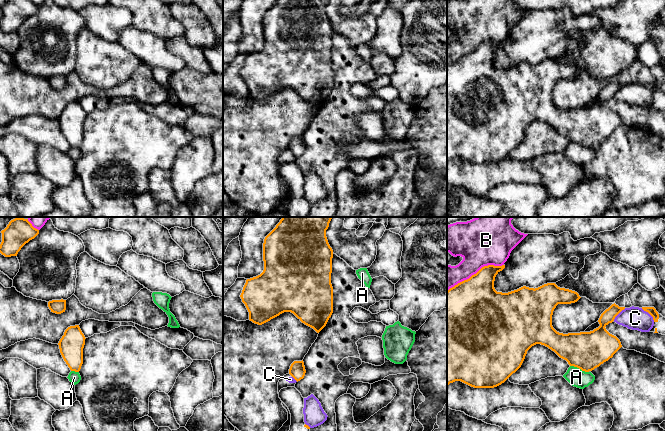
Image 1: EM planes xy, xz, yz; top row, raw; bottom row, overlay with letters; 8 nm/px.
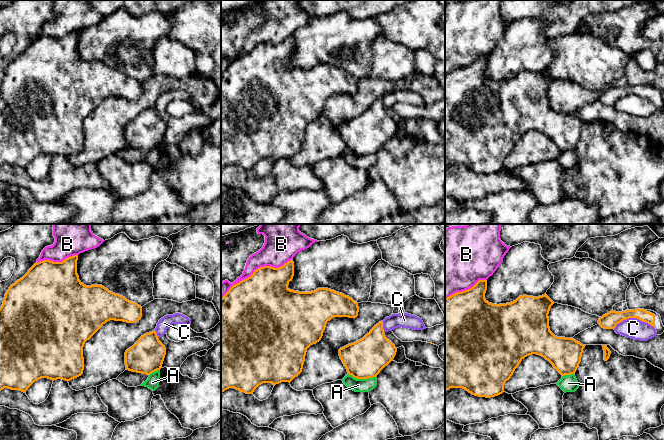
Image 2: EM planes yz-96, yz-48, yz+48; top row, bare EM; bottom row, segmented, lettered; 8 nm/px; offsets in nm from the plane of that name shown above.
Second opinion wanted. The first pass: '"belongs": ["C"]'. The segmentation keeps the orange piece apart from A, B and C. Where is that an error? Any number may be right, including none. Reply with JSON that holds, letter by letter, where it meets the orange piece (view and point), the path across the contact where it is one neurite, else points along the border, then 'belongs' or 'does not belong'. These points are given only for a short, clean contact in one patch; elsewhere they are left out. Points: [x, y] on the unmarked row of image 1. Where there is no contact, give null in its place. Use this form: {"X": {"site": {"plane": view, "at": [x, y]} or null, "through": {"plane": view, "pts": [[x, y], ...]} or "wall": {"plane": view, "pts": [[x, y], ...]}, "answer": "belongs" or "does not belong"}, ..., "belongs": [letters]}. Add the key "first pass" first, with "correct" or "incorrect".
{"first pass": "incorrect", "A": {"site": {"plane": "yz", "at": [579, 144]}, "answer": "does not belong"}, "B": {"site": {"plane": "yz", "at": [476, 49]}, "answer": "does not belong"}, "C": {"site": {"plane": "yz", "at": [649, 89]}, "answer": "does not belong"}, "belongs": []}

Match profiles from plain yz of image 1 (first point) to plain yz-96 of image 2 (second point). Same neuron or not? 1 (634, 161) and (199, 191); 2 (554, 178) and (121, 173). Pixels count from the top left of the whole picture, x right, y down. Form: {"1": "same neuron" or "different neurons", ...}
{"1": "same neuron", "2": "same neuron"}

